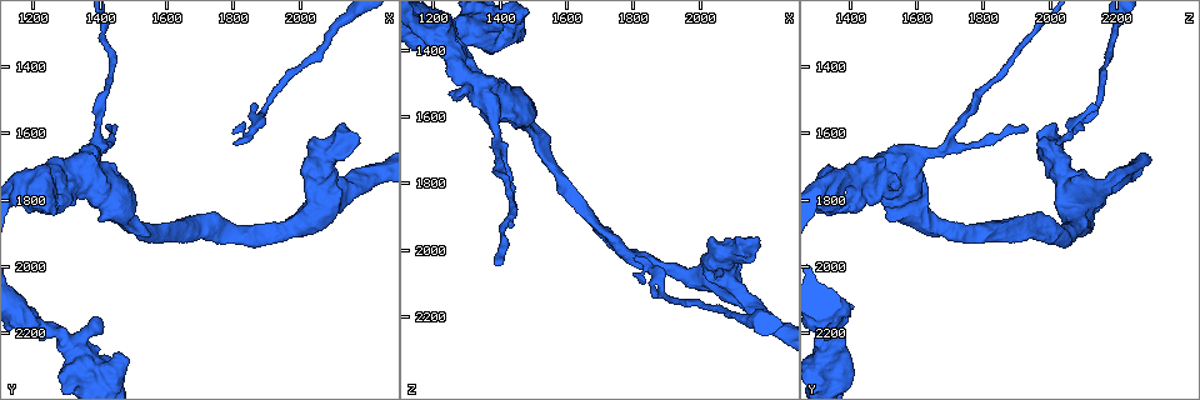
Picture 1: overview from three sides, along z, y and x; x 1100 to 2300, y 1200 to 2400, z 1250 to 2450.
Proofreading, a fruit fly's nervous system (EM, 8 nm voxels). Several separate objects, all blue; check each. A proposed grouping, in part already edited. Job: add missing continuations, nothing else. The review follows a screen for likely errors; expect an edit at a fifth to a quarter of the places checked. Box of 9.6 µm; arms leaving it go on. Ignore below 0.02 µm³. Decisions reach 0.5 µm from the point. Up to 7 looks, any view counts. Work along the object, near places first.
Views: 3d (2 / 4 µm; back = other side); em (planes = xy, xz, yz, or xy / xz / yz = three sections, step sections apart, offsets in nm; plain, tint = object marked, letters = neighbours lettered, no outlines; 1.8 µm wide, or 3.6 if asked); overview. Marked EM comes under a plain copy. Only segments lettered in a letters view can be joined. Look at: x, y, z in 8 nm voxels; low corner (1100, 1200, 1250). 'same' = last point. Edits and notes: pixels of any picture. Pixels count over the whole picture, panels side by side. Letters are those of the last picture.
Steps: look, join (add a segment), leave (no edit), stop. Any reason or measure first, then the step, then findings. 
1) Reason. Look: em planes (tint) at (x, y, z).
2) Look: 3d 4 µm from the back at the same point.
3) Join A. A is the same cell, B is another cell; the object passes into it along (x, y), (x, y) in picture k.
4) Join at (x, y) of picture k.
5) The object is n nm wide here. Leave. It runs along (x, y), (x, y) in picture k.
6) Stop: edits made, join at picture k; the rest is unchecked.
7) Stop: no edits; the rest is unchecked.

Calibre changes. Look: 3d 4 µm at (1350, 2290, 1330).

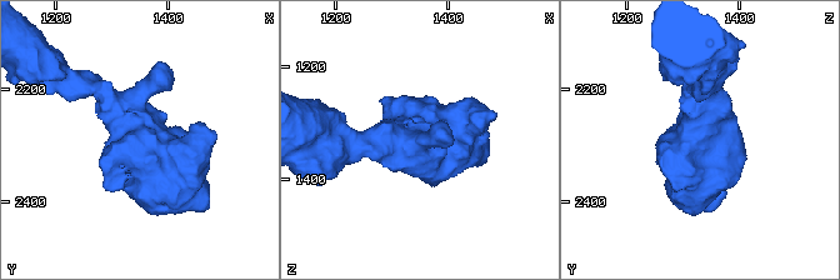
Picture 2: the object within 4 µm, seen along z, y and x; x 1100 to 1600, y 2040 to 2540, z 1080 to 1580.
Look: em 3.6 µm yz step 8 (letters) at (1345, 2285, 1335).

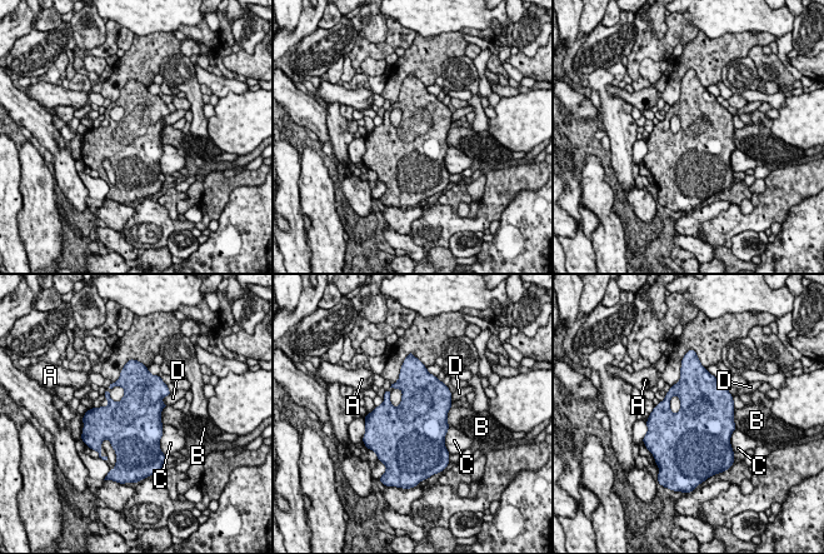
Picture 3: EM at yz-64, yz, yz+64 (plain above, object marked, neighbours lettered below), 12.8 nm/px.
Another direction. Look: em 3.6 µm planes (letters) at the same point.

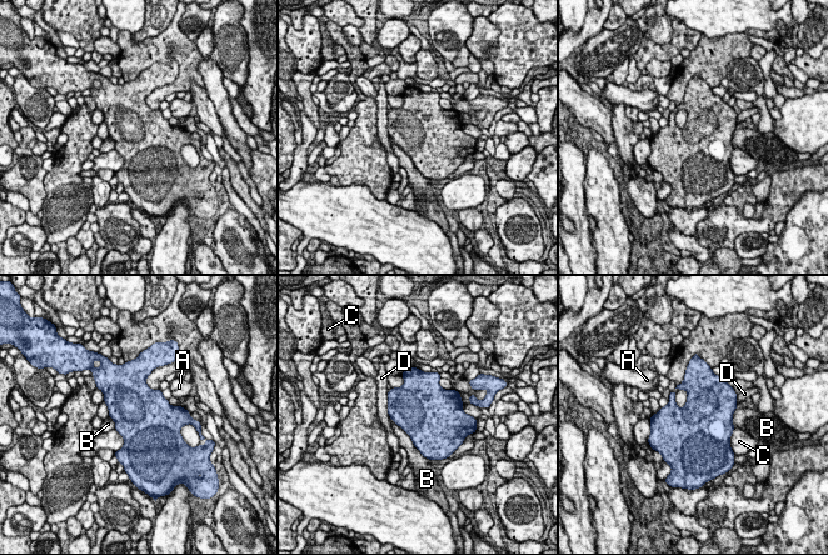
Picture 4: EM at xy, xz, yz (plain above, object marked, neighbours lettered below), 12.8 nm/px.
The longest contact is with B, 700 nm. Leave. A, B, C and D are other cells; a border runs along (390, 418), (425, 458) in picture 4; none of them fits.

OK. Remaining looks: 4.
Abrupt turn. Look: em xz step 16 (tint) at (2090, 1770, 2060).

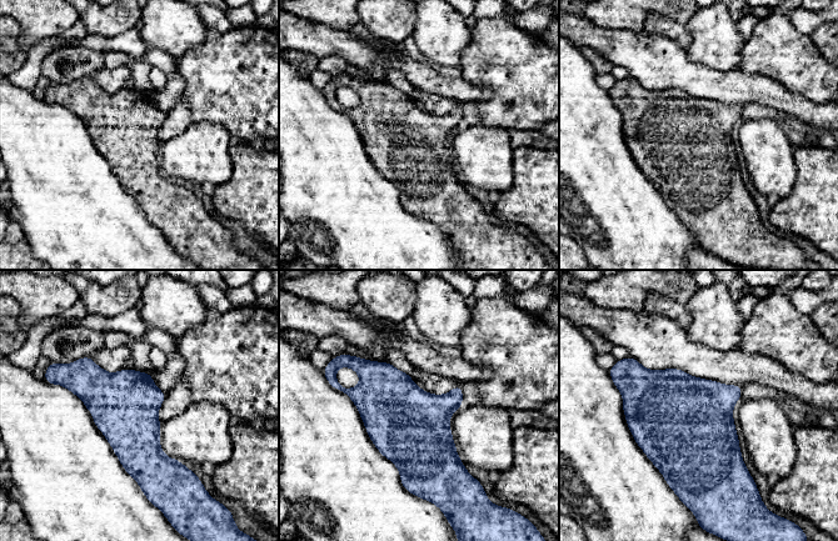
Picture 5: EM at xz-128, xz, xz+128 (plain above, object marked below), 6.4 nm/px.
Look: em planes (letters) at the same point.

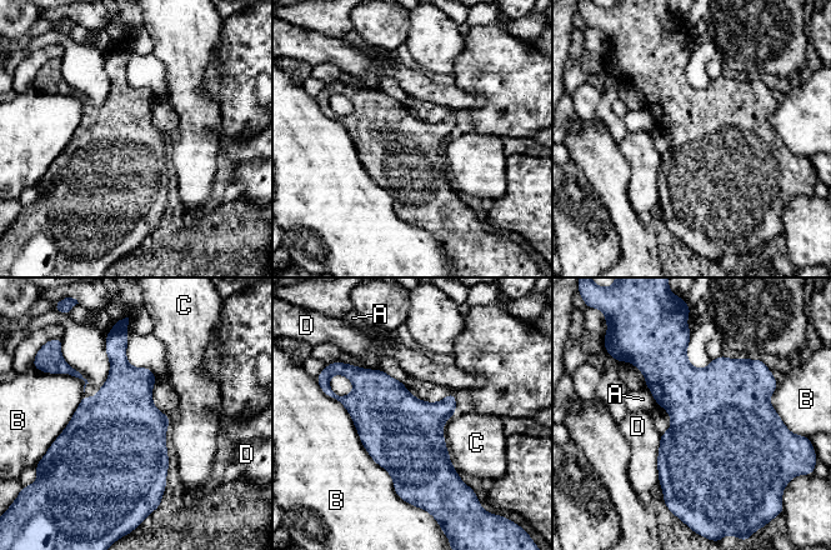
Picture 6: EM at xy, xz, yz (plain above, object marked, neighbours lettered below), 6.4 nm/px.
Leave. A, B, C and D are other cells; a border runs along (455, 413), (442, 436), (456, 471) in picture 6; none of them fits.

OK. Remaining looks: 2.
Free end. Look: em planes (letters) at (1810, 1630, 2030).

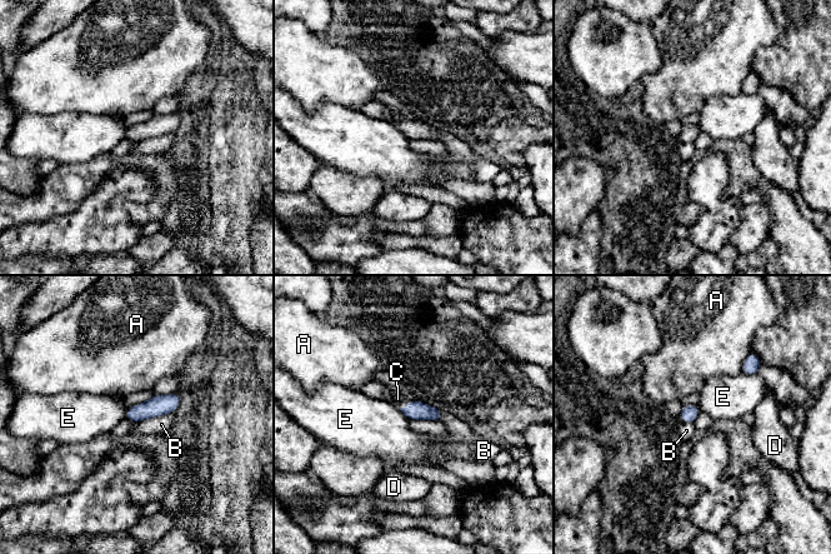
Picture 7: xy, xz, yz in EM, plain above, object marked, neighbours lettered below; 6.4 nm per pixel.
The object is 110 nm wide here. Join C. C is the same cell, A, B, D and E are other cells; the object passes into it along (416, 410), (408, 405), (398, 399) in picture 7; the neuron continues.

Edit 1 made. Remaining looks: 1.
Stop: edits made, join at picture 7; the rest is unchecked.

